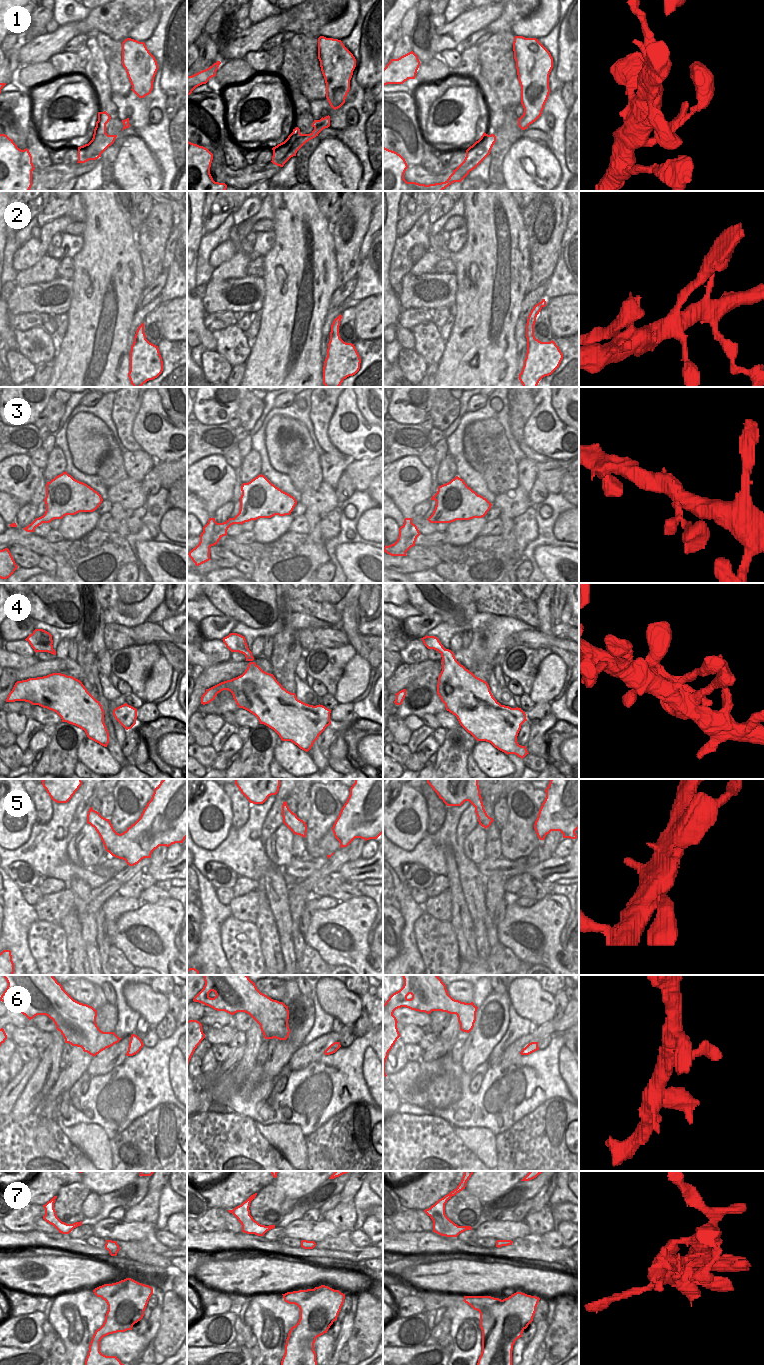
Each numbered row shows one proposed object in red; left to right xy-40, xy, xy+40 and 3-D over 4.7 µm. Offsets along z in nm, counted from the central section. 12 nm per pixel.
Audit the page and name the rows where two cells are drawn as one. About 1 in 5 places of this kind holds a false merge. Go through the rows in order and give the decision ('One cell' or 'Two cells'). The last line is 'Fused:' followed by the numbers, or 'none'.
1: One cell
2: One cell
3: One cell
4: One cell
5: One cell
6: One cell
7: Two cells
Fused: 7

